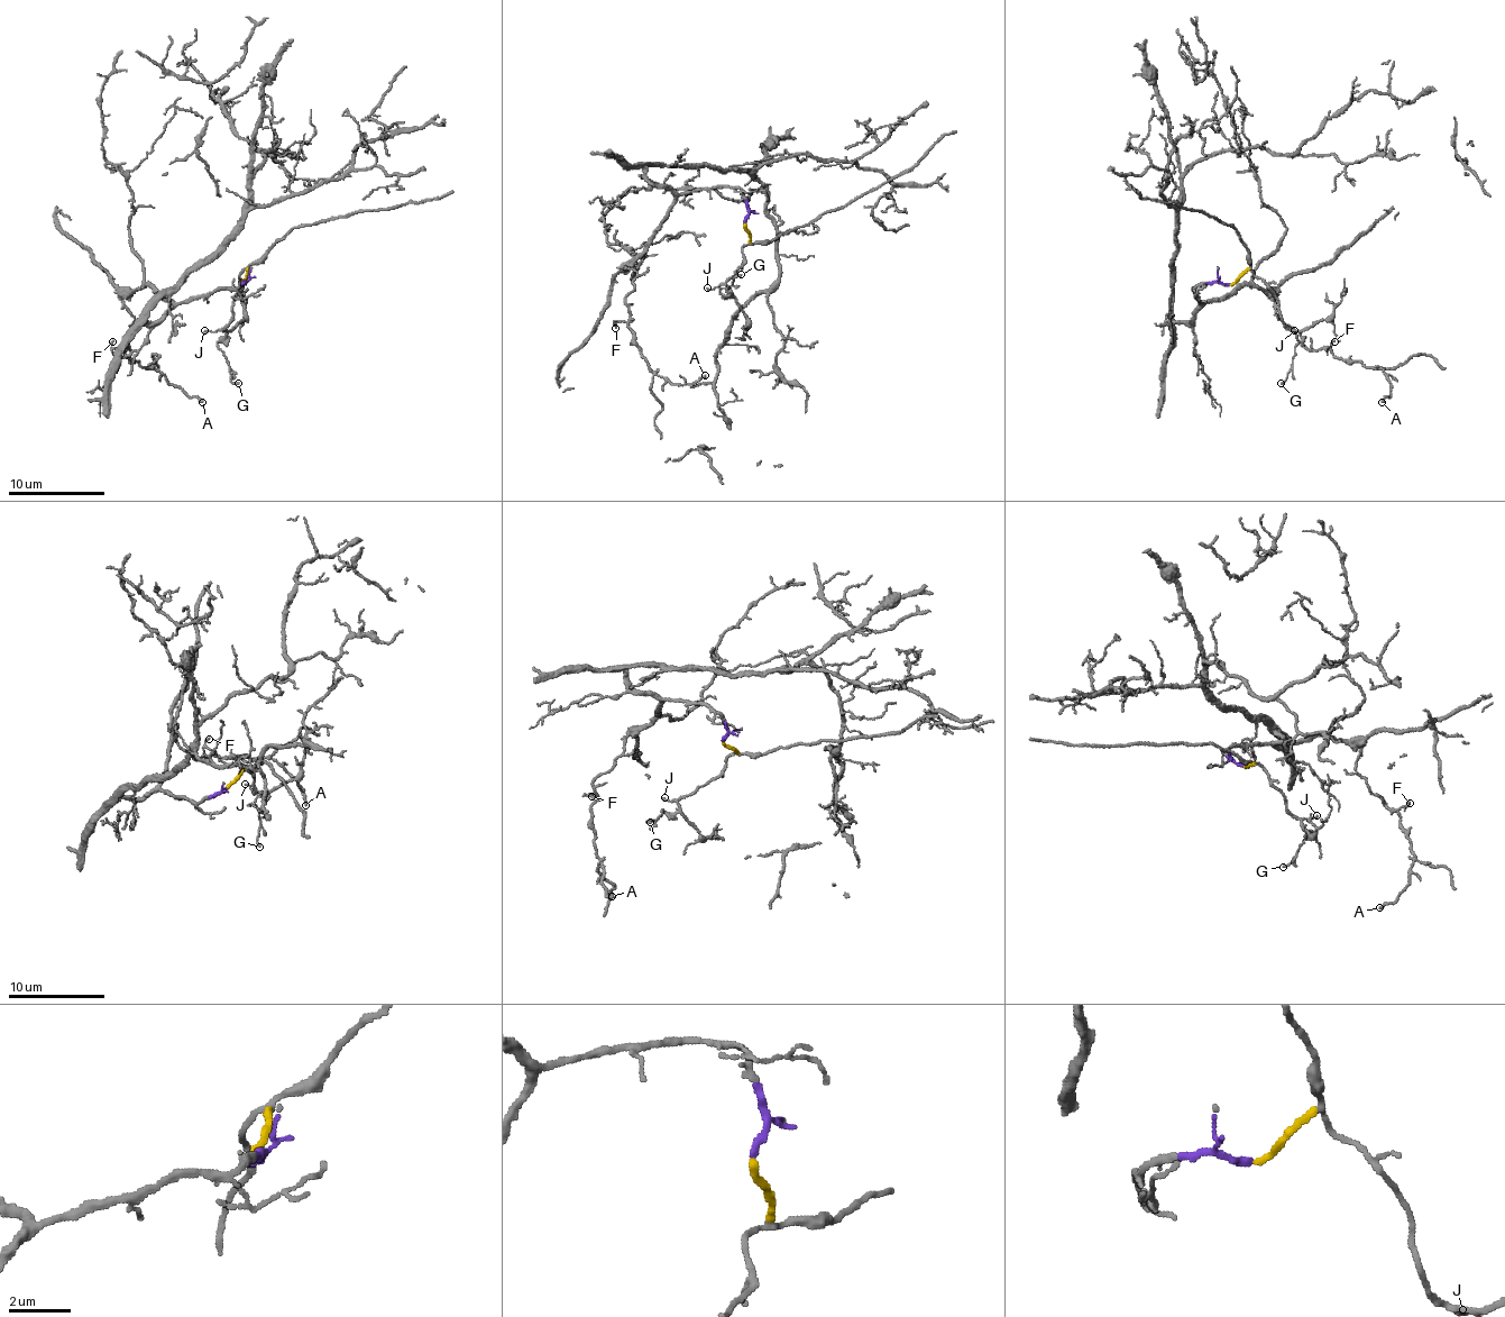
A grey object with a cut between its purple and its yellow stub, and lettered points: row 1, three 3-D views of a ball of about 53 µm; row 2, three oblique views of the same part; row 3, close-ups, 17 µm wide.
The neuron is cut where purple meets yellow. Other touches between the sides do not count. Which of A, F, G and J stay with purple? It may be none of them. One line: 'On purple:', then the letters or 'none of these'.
On purple: A, F

